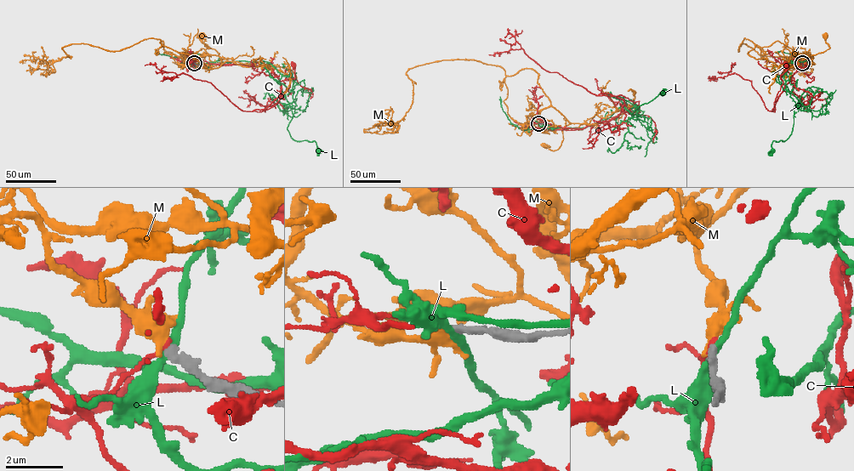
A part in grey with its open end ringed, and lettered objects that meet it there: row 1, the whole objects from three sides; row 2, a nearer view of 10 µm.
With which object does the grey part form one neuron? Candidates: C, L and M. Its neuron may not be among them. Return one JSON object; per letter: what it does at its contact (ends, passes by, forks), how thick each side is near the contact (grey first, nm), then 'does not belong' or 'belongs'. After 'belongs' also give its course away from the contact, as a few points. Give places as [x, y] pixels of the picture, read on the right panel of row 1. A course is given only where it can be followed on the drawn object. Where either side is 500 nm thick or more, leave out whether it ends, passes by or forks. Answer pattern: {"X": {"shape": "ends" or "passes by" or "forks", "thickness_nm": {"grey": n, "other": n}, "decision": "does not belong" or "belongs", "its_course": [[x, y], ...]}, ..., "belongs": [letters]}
{"C": {"shape": "ends", "thickness_nm": {"grey": 320, "other": 120}, "decision": "does not belong"}, "L": {"shape": "passes by", "thickness_nm": {"grey": 340, "other": 260}, "decision": "does not belong"}, "M": {"shape": "passes by", "thickness_nm": {"grey": 320, "other": 360}, "decision": "does not belong"}, "belongs": []}

